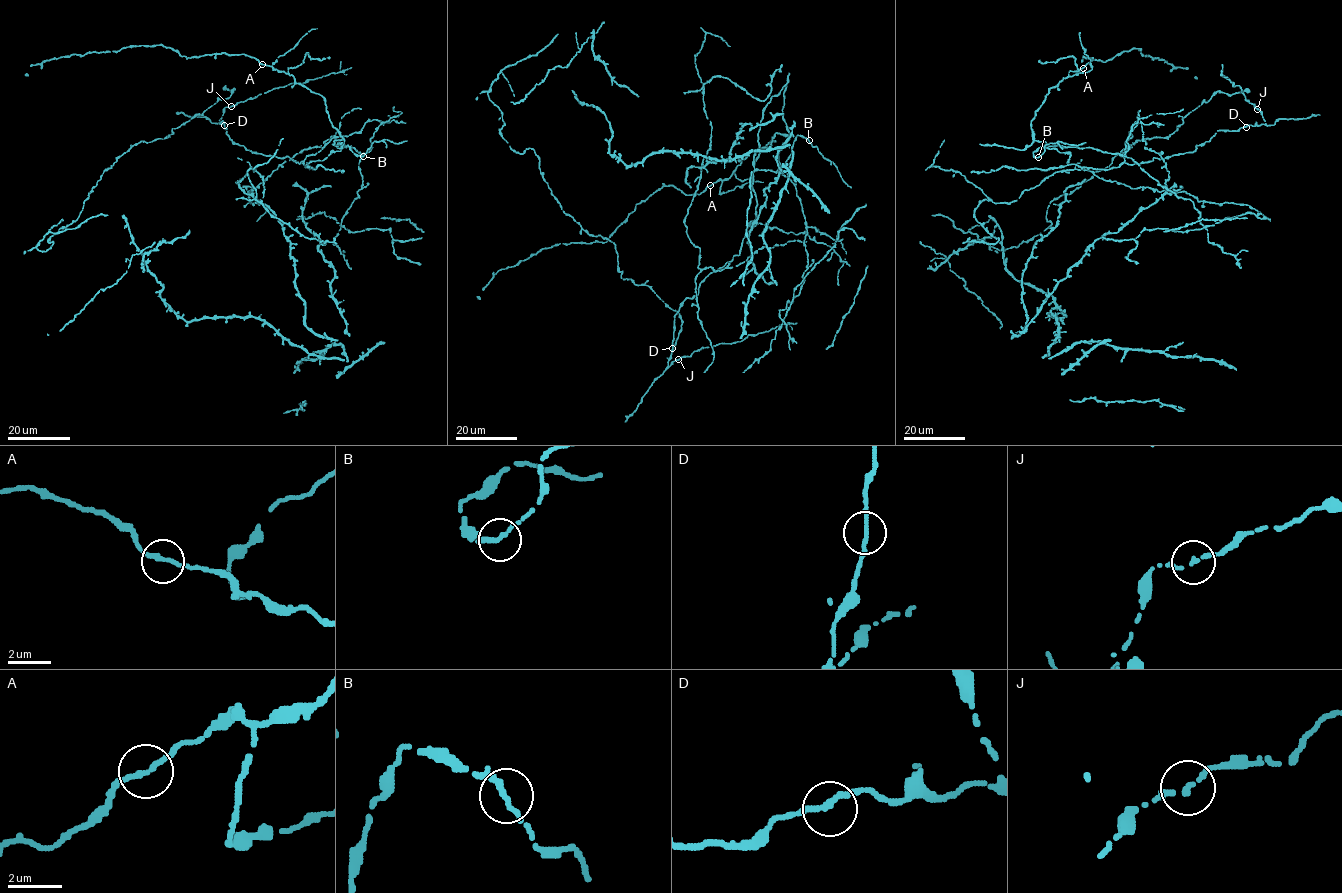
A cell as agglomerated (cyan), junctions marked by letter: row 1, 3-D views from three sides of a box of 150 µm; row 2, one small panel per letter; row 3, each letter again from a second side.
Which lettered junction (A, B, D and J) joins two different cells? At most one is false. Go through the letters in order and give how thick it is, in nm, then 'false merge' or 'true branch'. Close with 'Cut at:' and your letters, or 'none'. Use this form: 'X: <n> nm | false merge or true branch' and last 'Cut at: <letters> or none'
A: 190 nm | true branch
B: 200 nm | true branch
D: 200 nm | true branch
J: 200 nm | true branch
Cut at: none

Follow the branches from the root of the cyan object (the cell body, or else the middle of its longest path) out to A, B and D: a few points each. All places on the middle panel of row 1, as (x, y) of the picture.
A: (700, 251), (699, 268), (731, 267), (756, 218), (753, 172), (780, 169), (789, 136), (776, 133), (710, 185)
B: (700, 251), (699, 268), (731, 267), (756, 218), (753, 172), (776, 172), (797, 135), (809, 140)
D: (700, 251), (699, 268), (731, 267), (727, 262), (711, 272), (698, 293), (684, 300), (674, 315), (672, 348)

